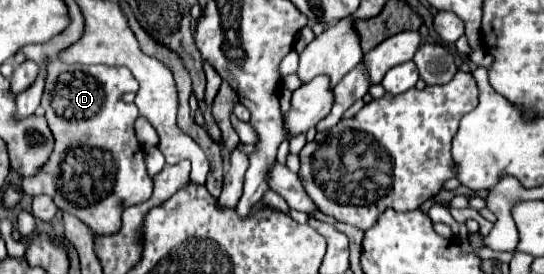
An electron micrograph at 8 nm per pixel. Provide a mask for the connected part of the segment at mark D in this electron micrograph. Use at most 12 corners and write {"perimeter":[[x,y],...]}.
{"perimeter":[[23,49],[47,69],[49,161],[21,181],[95,233],[153,179],[121,101],[127,67],[63,63]]}

